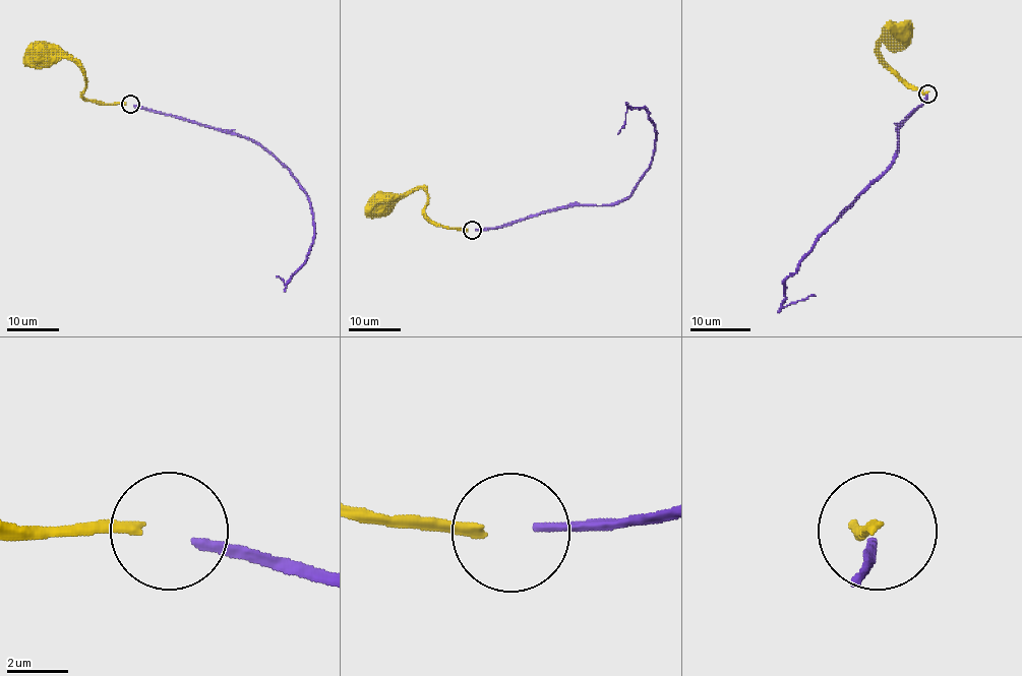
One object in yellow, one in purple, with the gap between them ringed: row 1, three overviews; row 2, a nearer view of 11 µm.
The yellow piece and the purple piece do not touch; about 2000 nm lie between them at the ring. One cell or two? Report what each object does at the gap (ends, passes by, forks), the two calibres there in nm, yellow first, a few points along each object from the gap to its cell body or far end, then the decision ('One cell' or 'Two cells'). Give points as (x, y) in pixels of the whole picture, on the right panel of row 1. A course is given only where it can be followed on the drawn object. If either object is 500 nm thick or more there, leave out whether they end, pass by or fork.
At the ring yellow ends. At the ring purple ends. Thickness 320 nm (yellow) against 280 nm. Course of yellow: (927, 93), (912, 89), (879, 52), (884, 40), (897, 37). Course of purple: (927, 95), (900, 125), (897, 154), (885, 170), (819, 238), (785, 281), (782, 305), (816, 296). One cell

